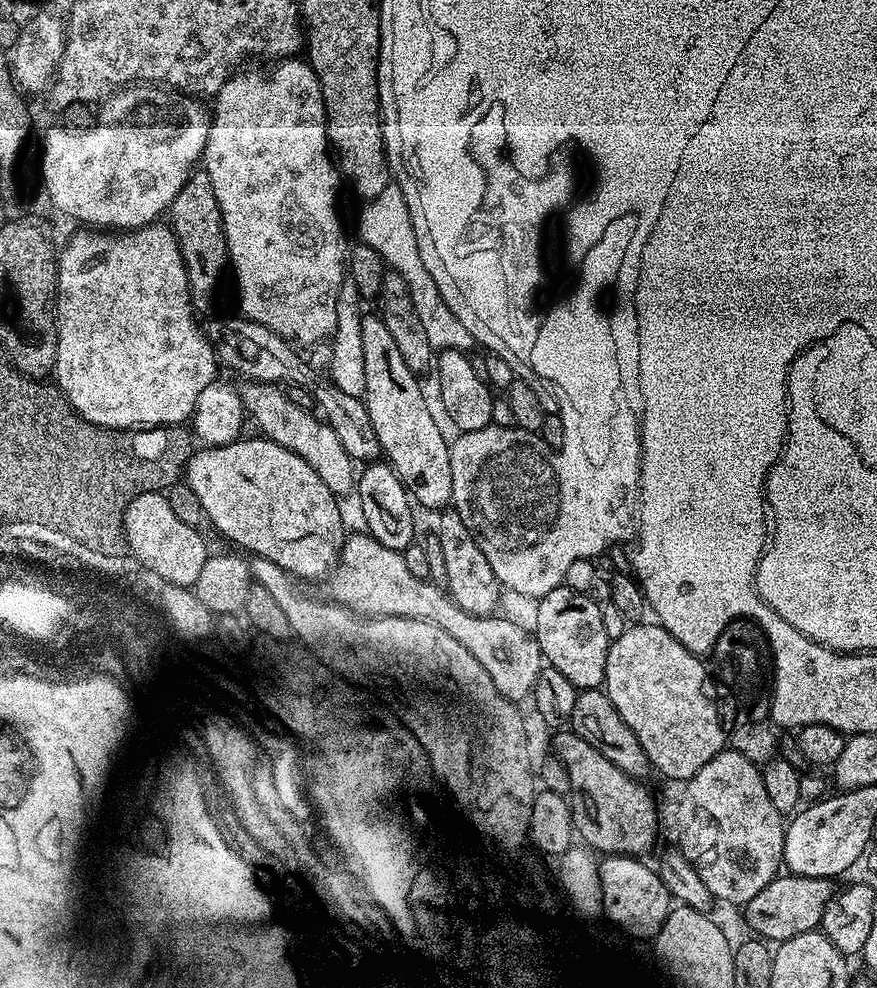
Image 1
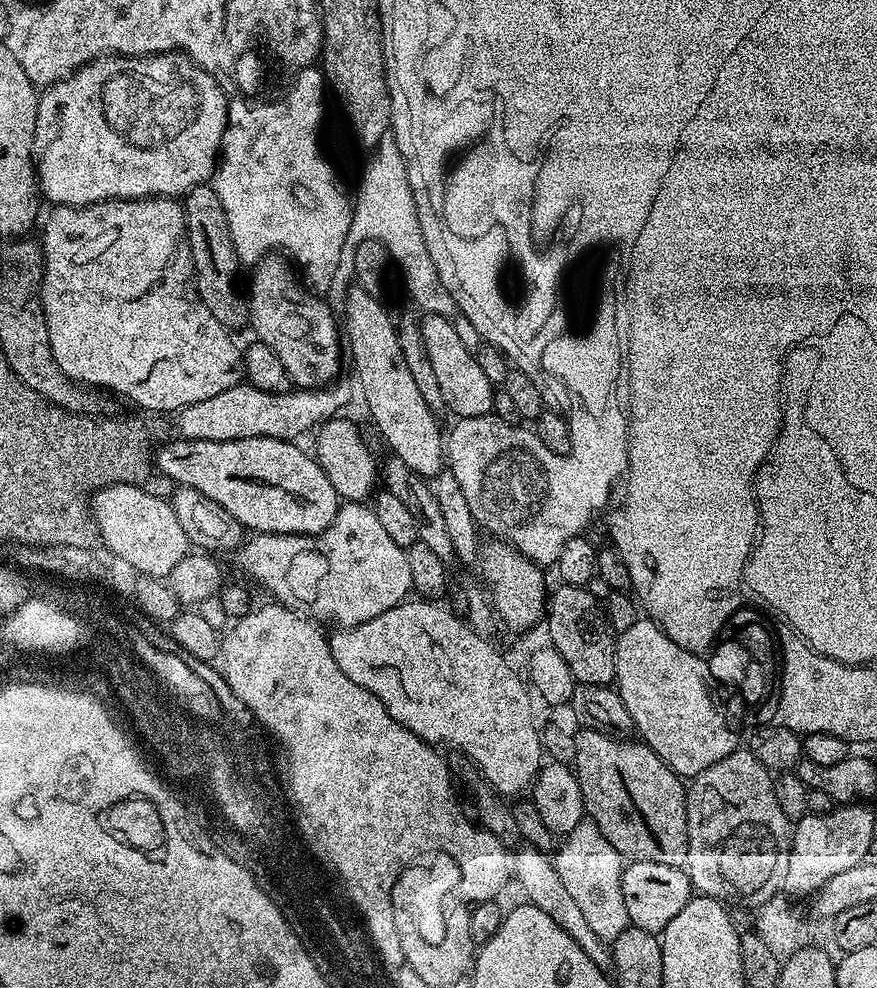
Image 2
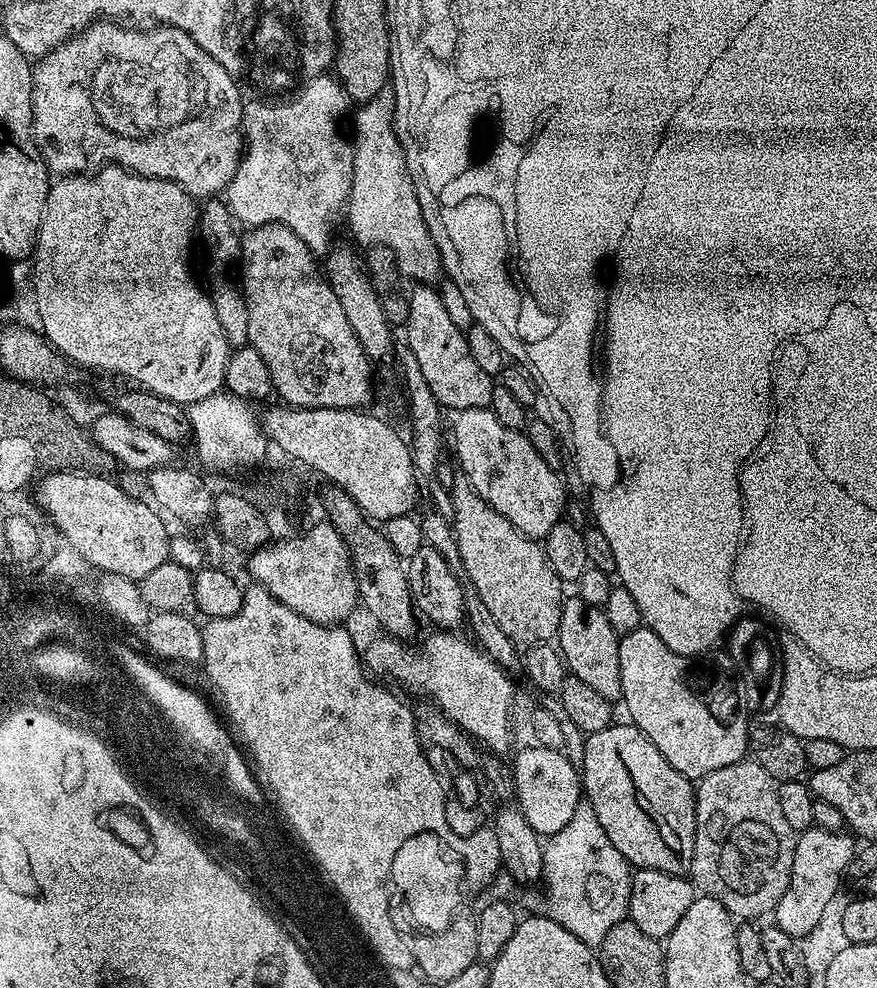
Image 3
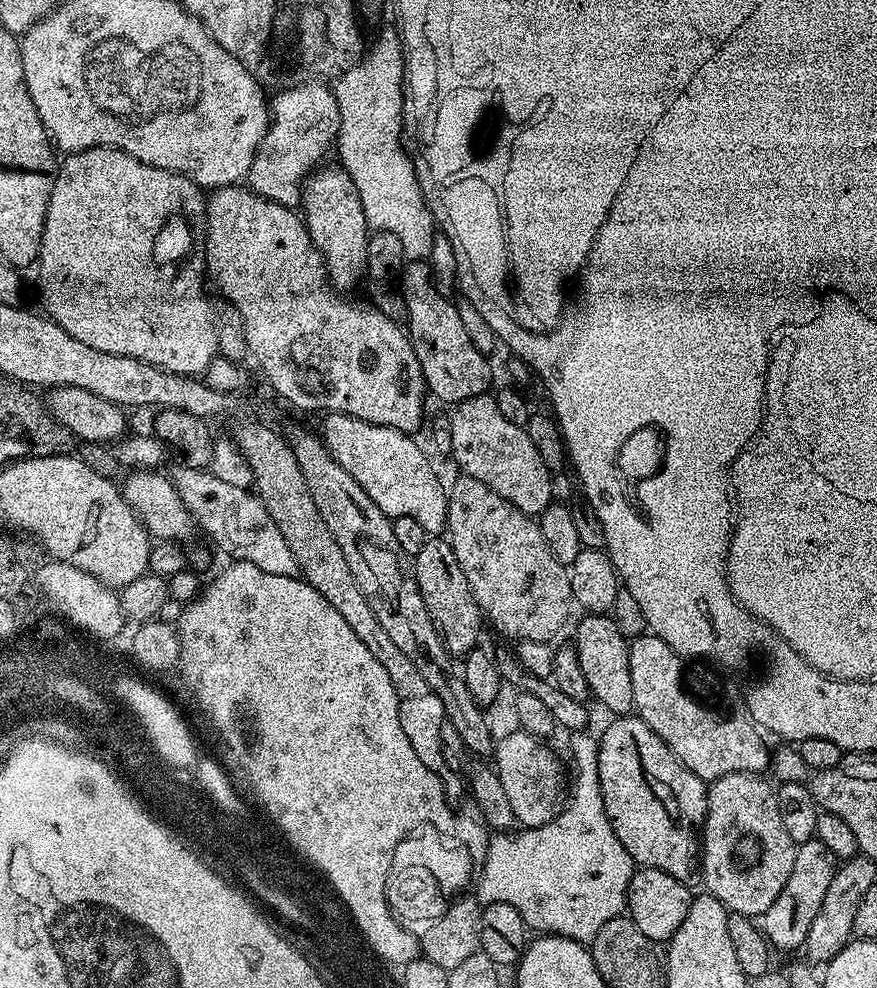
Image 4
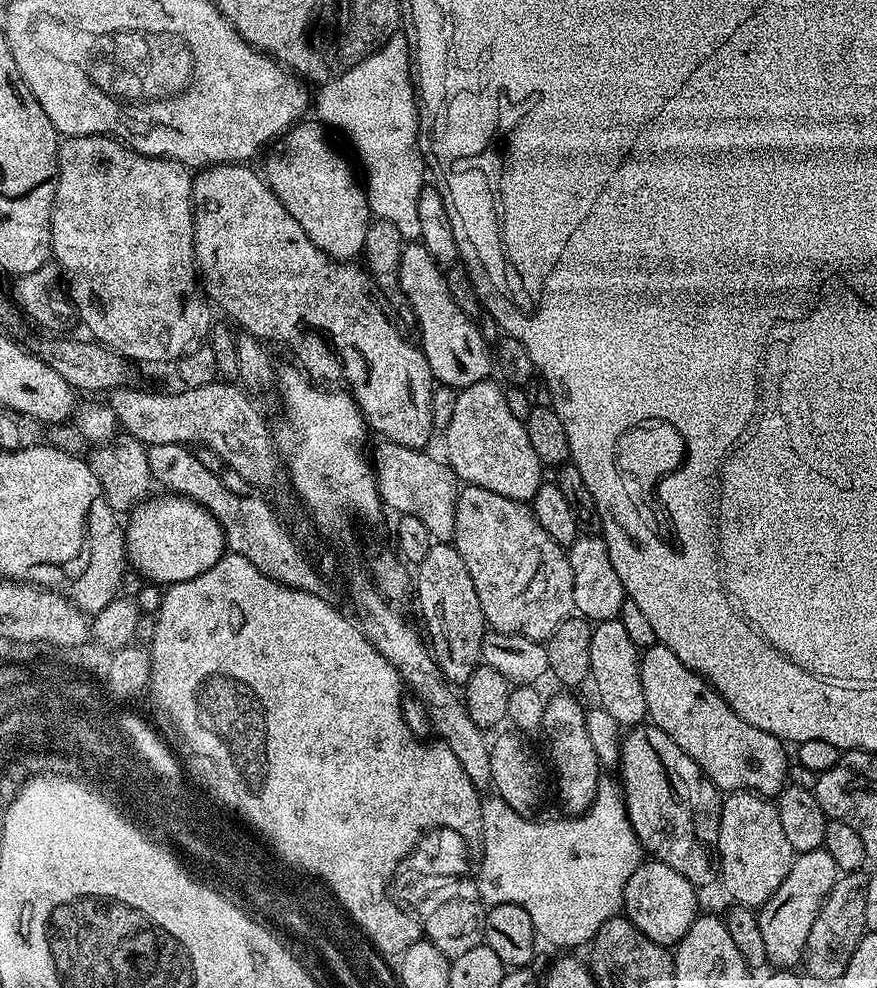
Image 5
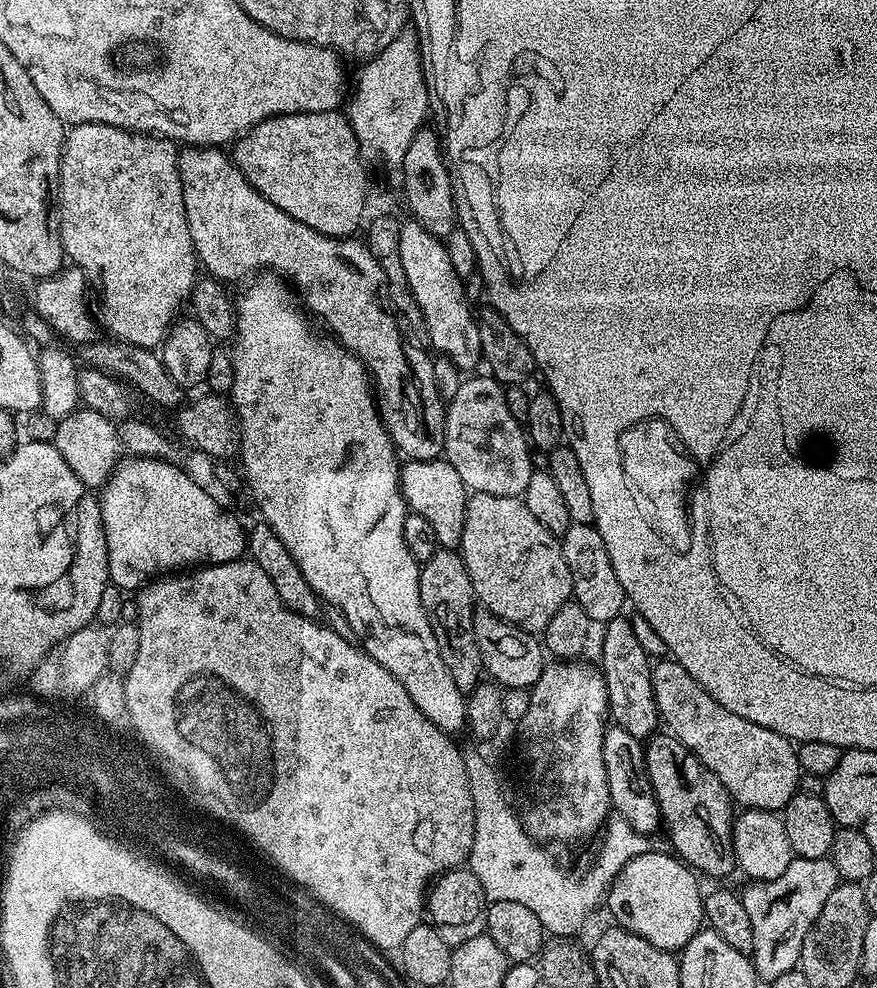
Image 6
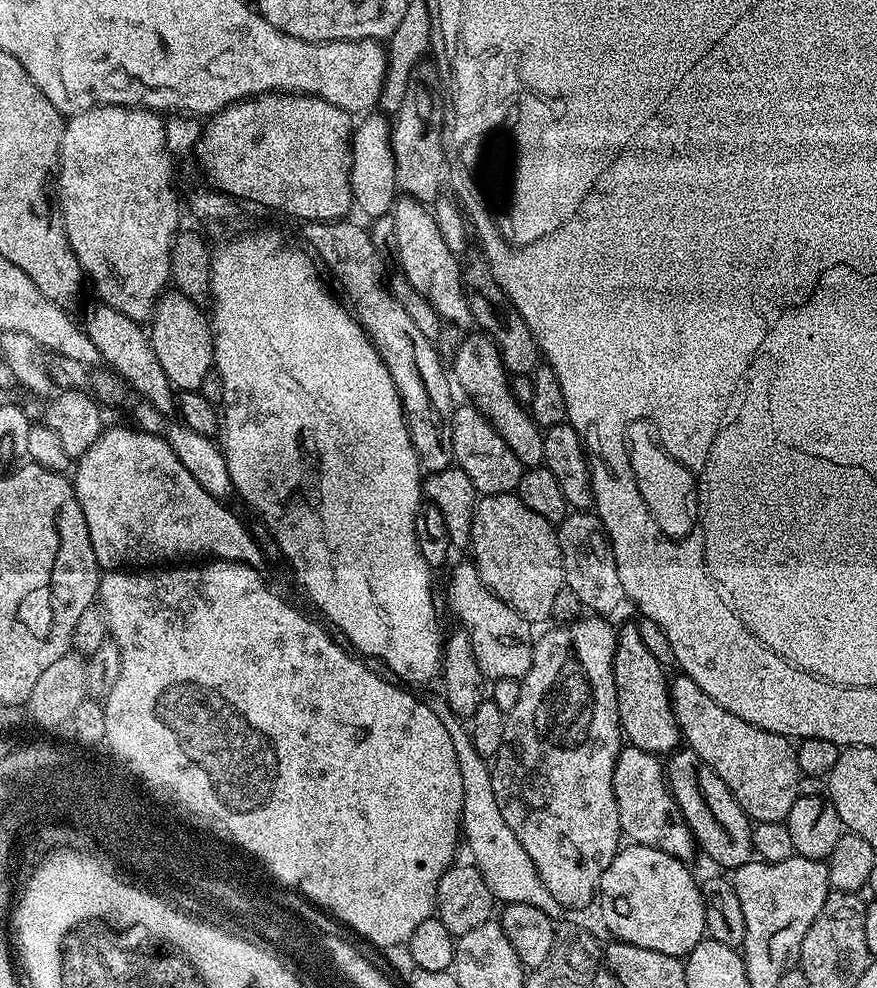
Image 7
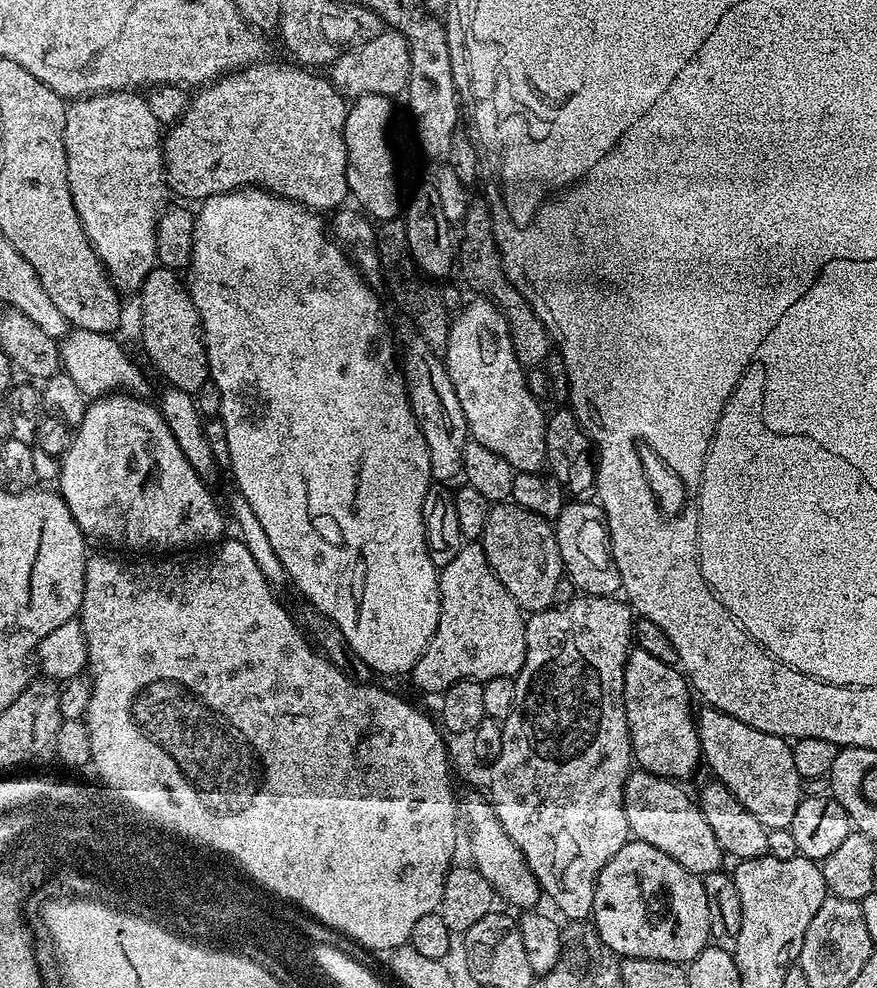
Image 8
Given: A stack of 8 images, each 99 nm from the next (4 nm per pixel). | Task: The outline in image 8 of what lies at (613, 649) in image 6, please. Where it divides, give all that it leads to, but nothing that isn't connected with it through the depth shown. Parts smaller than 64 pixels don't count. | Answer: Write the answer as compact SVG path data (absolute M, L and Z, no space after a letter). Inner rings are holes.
M639 646L629 651L624 671L624 709L632 739L632 754L639 767L677 782L683 781L683 776L690 775L696 767L701 767L700 739L696 729L697 713L694 708L692 712L692 700L694 701L694 696L690 691L690 685L679 667L658 662L658 658L646 654L646 650Z

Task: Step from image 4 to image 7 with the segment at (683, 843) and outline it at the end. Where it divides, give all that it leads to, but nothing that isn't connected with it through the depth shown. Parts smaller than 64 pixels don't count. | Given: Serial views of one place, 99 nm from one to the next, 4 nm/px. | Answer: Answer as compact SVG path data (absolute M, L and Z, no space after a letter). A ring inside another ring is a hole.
M687 746L681 747L667 757L666 775L668 789L676 799L682 818L694 834L697 849L701 853L705 852L714 863L728 868L724 870L735 870L751 862L754 858L752 850L754 824L748 819L742 806L738 806L726 782L722 782L722 778L718 778L718 774L714 774L714 770L710 770L710 766L706 766L706 762L702 762L702 758L698 758L698 754L694 754Z

